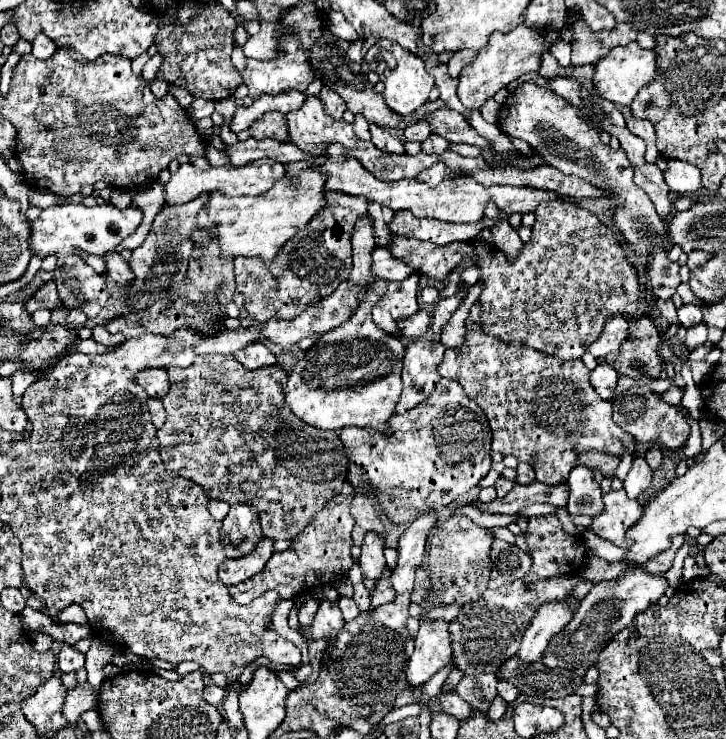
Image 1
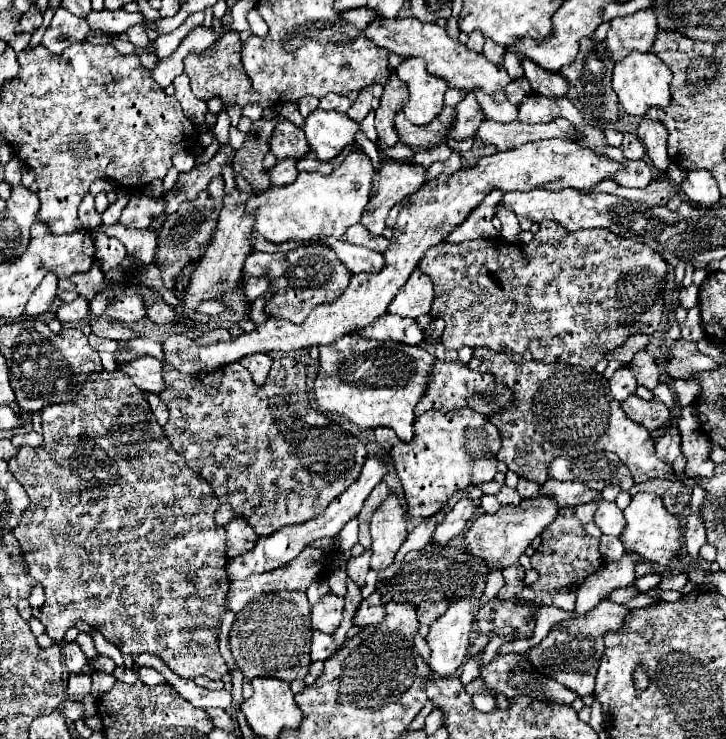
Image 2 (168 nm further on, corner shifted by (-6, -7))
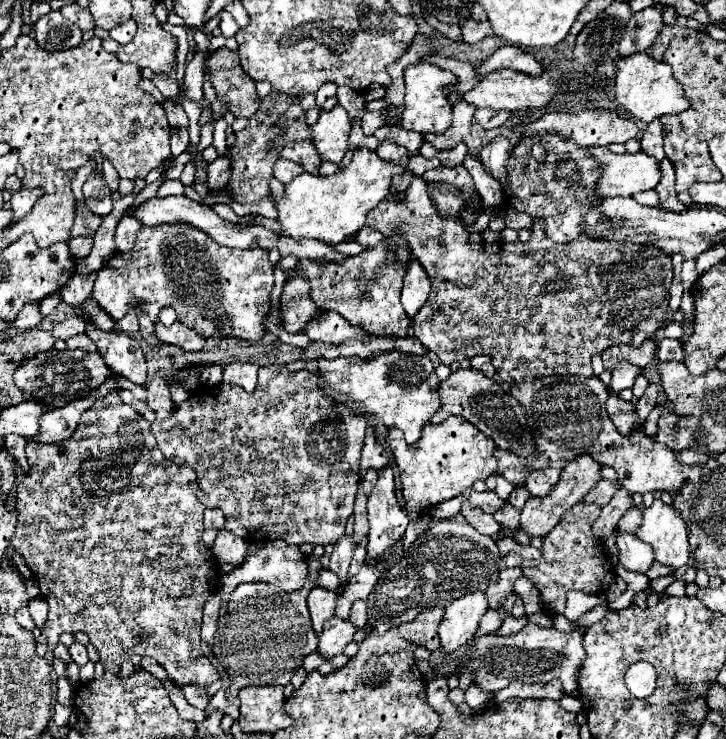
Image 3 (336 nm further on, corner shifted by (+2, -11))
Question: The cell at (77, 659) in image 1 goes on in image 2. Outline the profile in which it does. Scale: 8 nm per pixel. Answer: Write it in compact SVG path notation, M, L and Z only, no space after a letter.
M71 642L71 644L65 644L63 648L65 652L65 666L71 674L81 674L83 672L83 666L89 662L87 656L81 652L79 644L77 642Z

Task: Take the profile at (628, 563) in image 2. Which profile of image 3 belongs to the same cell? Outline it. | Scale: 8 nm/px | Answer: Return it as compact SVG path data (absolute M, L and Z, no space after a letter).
M617 530L617 546L619 546L619 562L621 566L635 570L635 572L647 572L651 564L655 562L653 548L649 544L643 544L637 536L623 534Z

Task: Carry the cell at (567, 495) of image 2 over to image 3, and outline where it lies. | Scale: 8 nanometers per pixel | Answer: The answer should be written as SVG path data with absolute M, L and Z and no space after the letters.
M601 480L587 496L583 502L595 502L599 506L605 506L609 504L609 500L615 496L615 492L619 490L621 486L617 482L611 482L611 480Z

